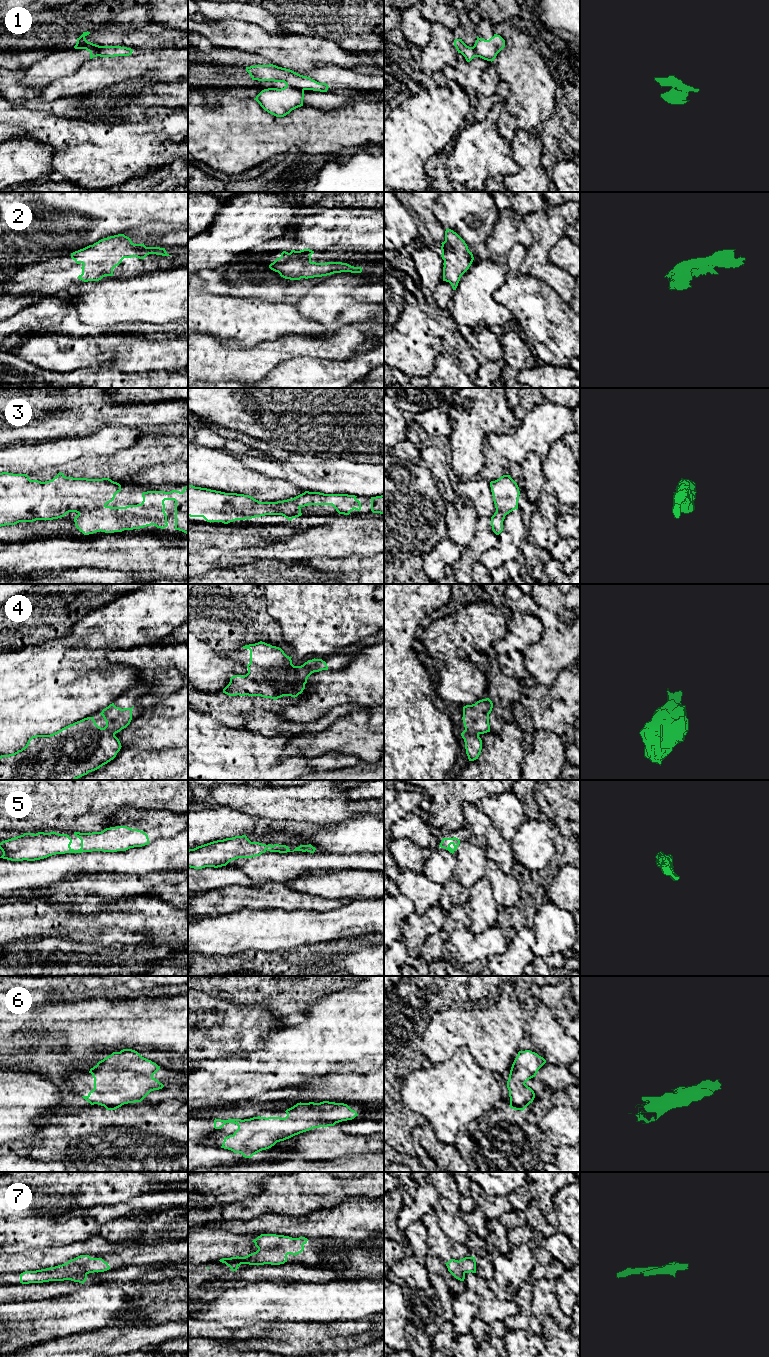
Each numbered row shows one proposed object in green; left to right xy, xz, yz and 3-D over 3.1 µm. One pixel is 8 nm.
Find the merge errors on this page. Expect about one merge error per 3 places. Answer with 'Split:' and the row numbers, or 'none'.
Split: 1

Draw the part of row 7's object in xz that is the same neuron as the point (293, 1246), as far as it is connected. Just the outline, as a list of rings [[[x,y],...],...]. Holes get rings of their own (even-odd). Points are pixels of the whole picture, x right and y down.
[[[261,1234],[252,1242],[258,1250],[245,1257],[223,1258],[219,1261],[225,1263],[236,1271],[241,1264],[249,1265],[280,1265],[287,1262],[287,1255],[297,1255],[304,1250],[304,1244],[308,1241],[305,1237],[292,1238],[284,1235]]]

